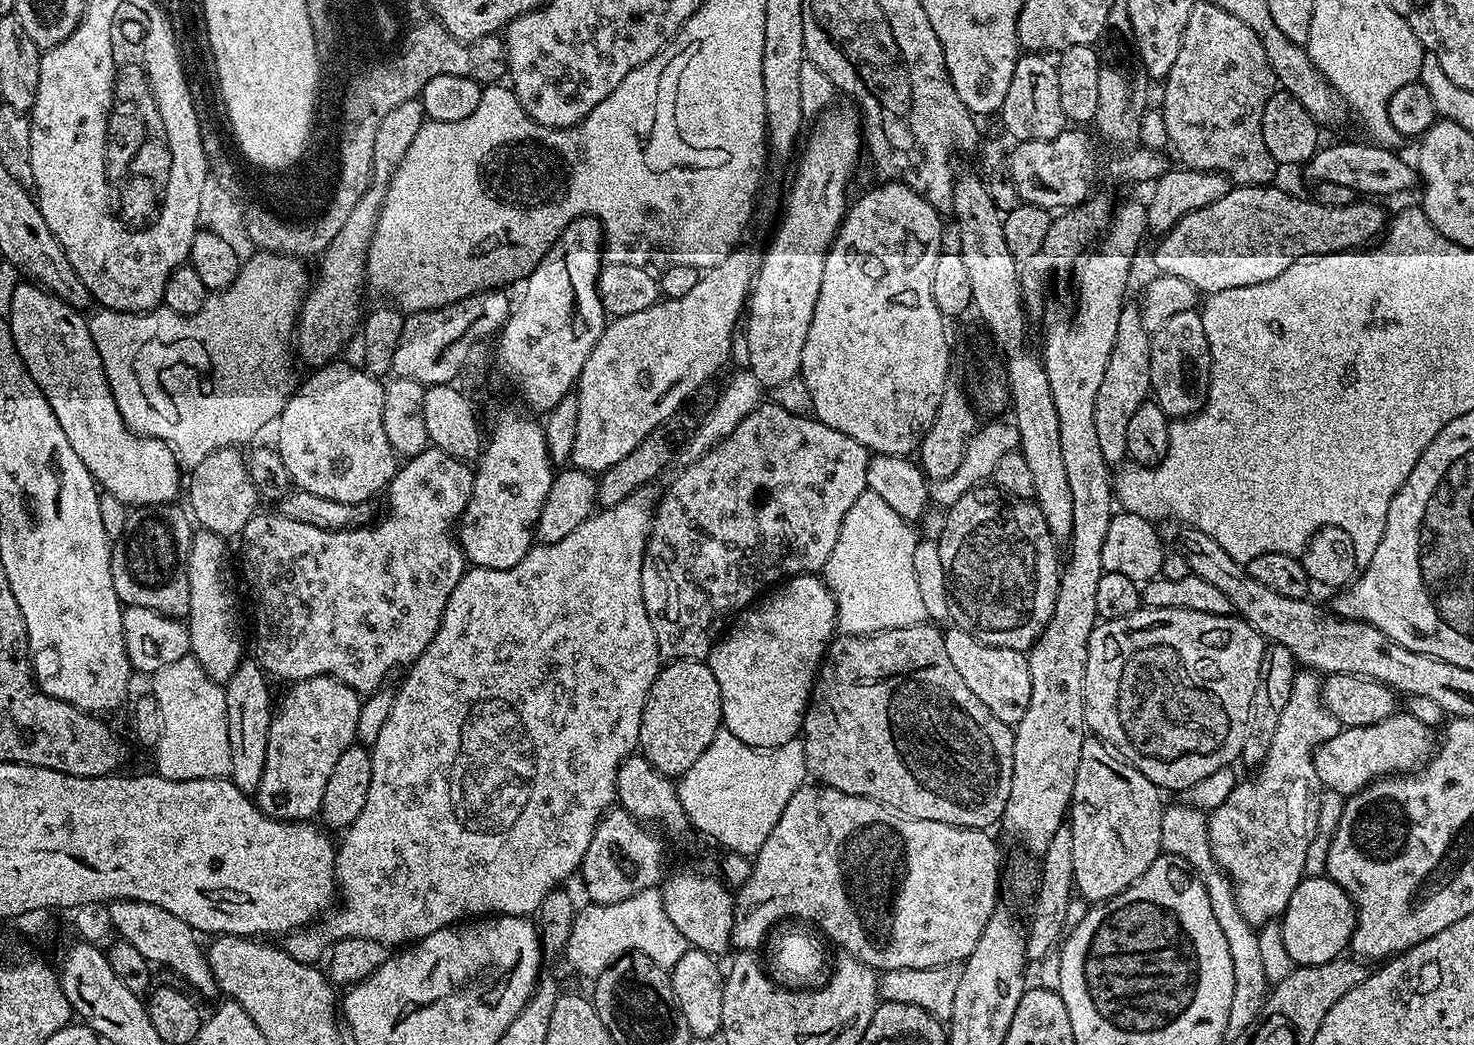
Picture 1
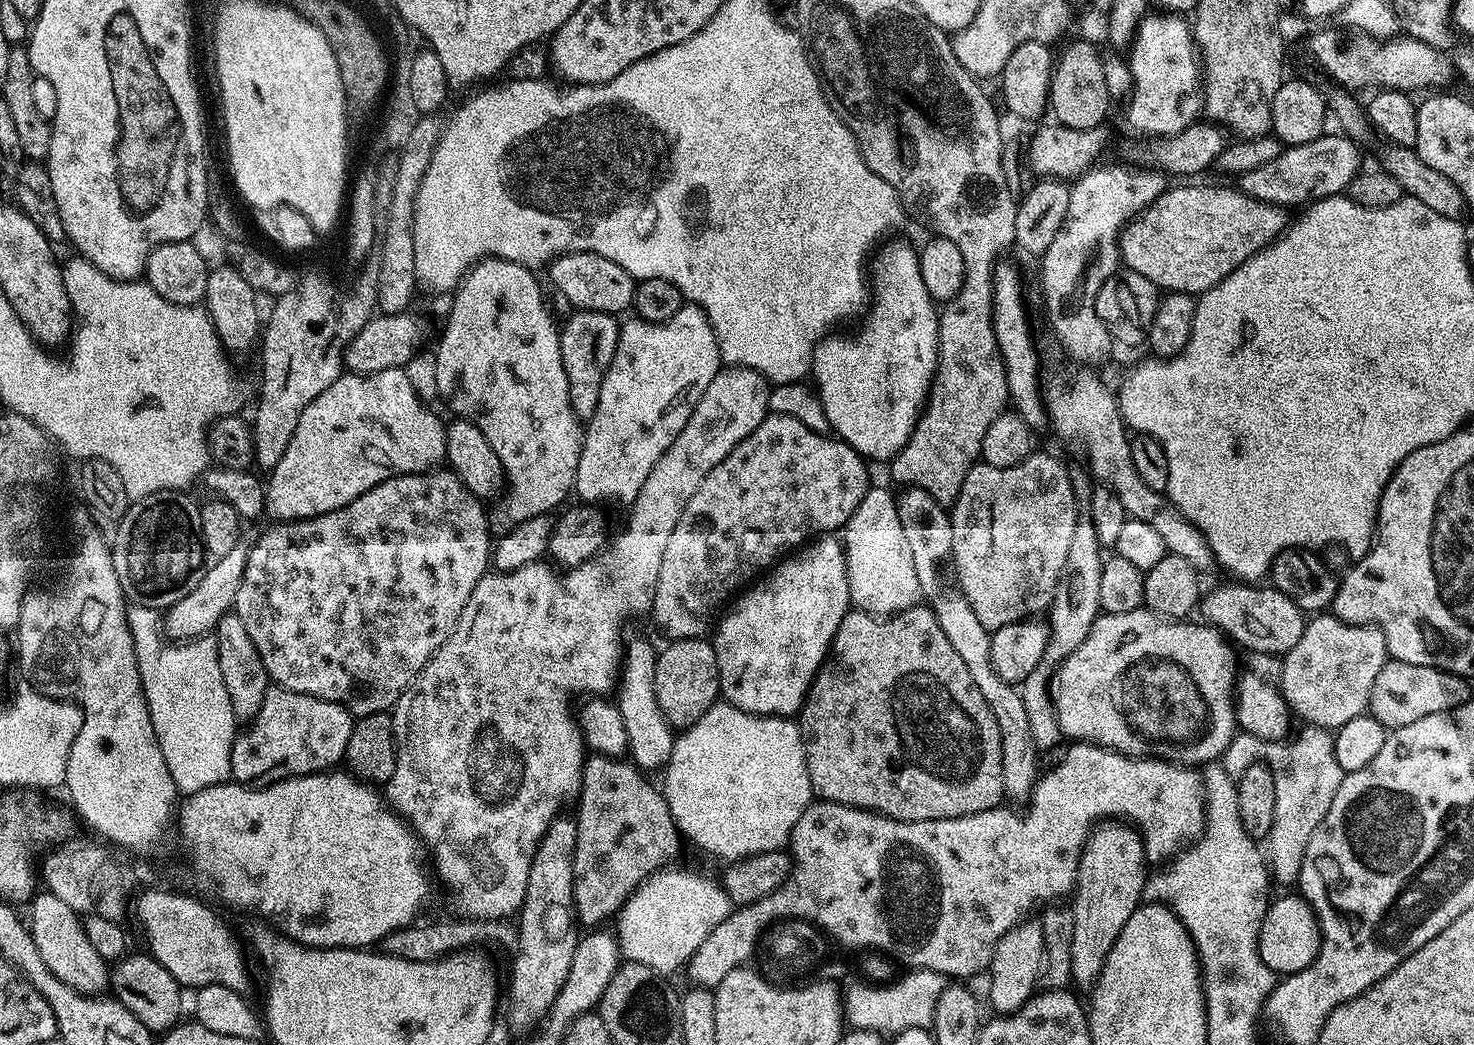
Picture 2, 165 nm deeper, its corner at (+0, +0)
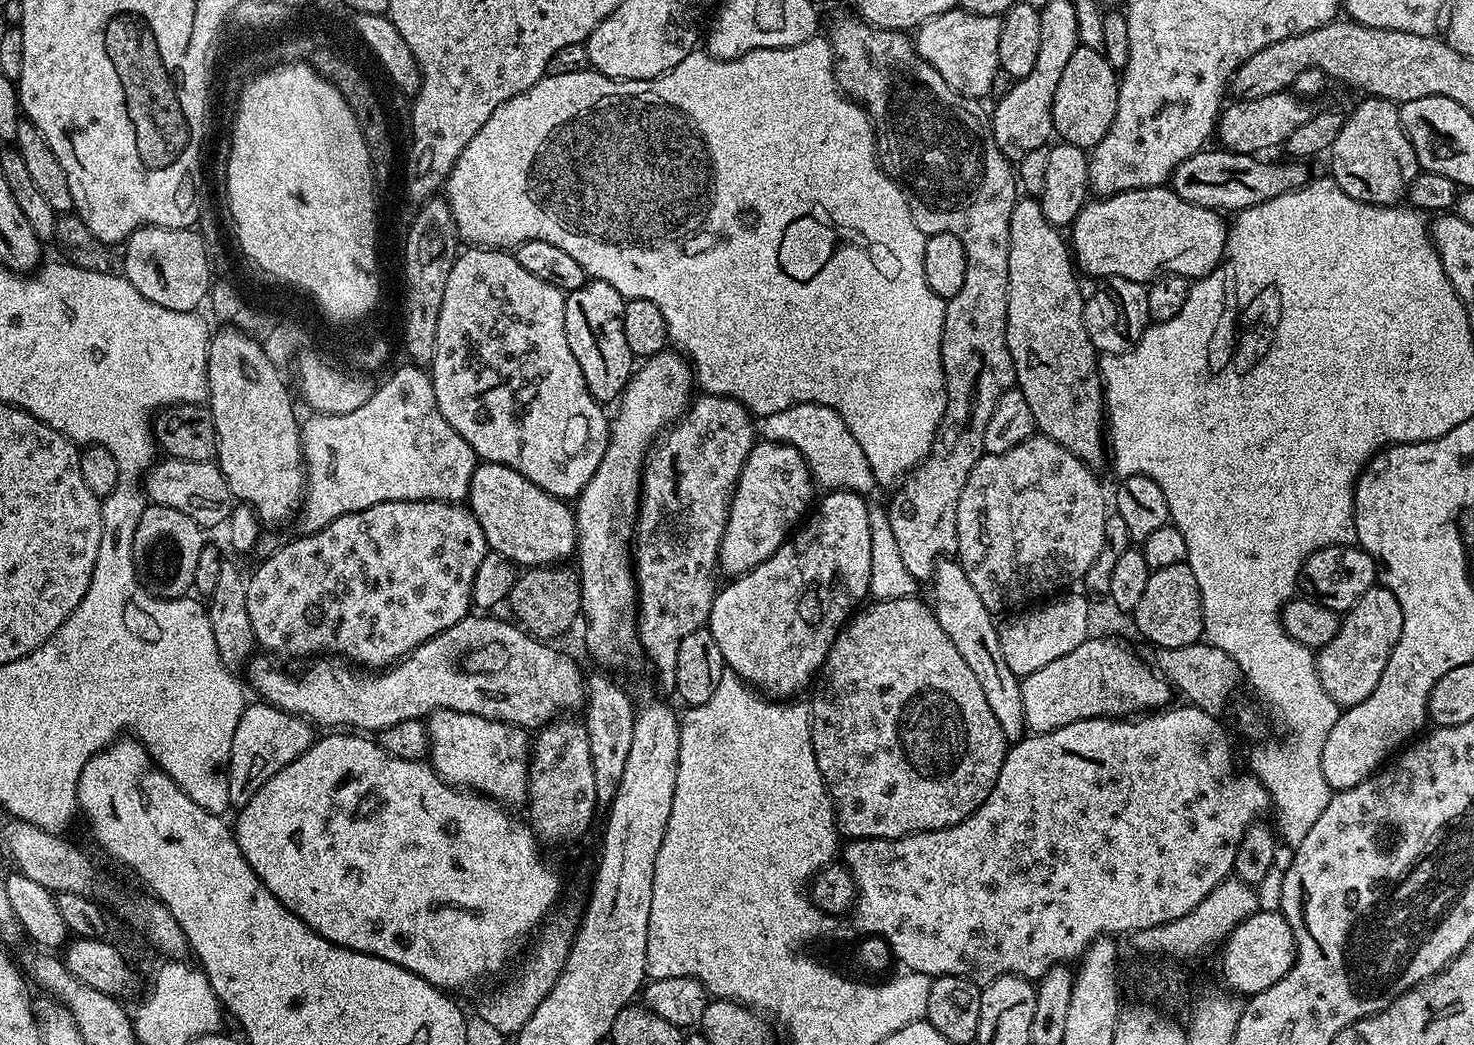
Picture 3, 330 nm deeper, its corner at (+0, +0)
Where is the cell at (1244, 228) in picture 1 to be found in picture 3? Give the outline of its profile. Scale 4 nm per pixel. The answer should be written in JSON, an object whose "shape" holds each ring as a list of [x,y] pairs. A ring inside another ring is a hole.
{"shape":[[[1171,187],[1135,188],[1134,190],[1119,192],[1113,196],[1089,199],[1070,225],[1070,233],[1072,232],[1072,240],[1070,236],[1070,252],[1074,257],[1075,267],[1080,270],[1085,268],[1090,275],[1096,276],[1095,278],[1121,276],[1122,278],[1130,278],[1139,284],[1147,285],[1149,282],[1155,280],[1156,277],[1165,276],[1166,274],[1178,274],[1179,276],[1186,276],[1189,278],[1209,276],[1224,258],[1224,247],[1226,246],[1226,238],[1228,237],[1230,224],[1227,219],[1224,221],[1223,218],[1225,219],[1225,217],[1215,208],[1198,206],[1194,202],[1186,202],[1182,198],[1178,198],[1178,194],[1172,191]]]}

